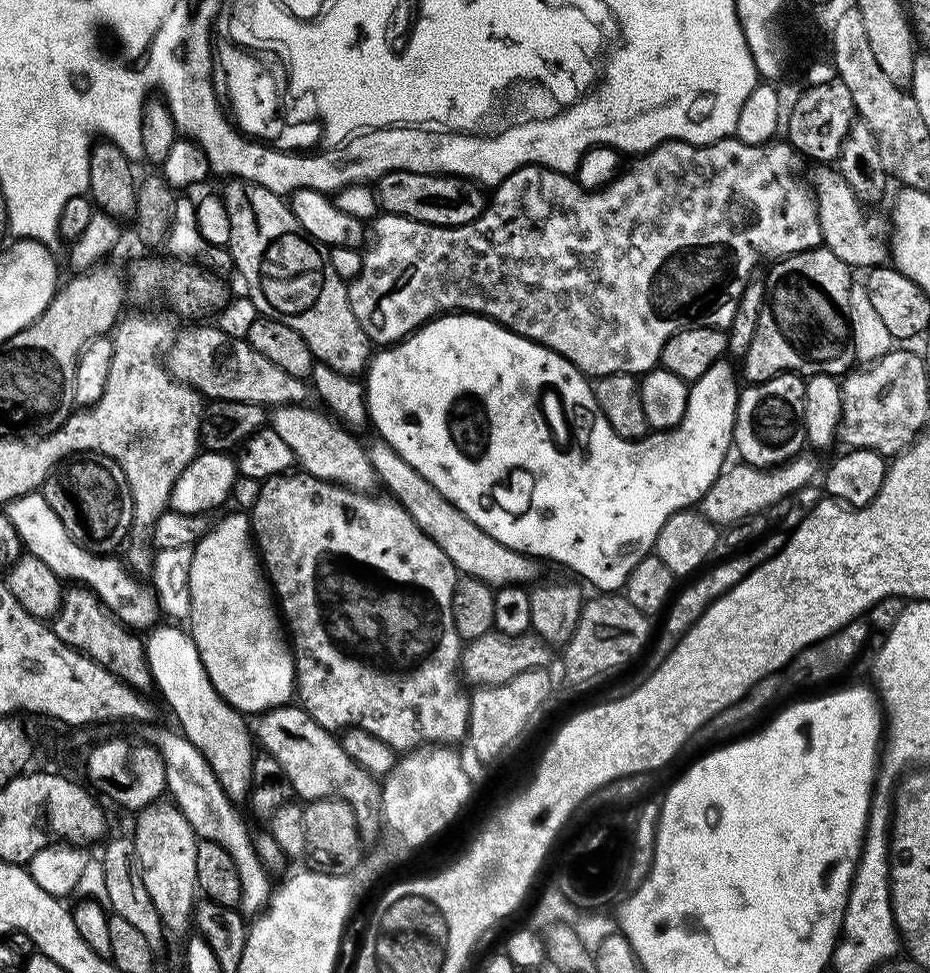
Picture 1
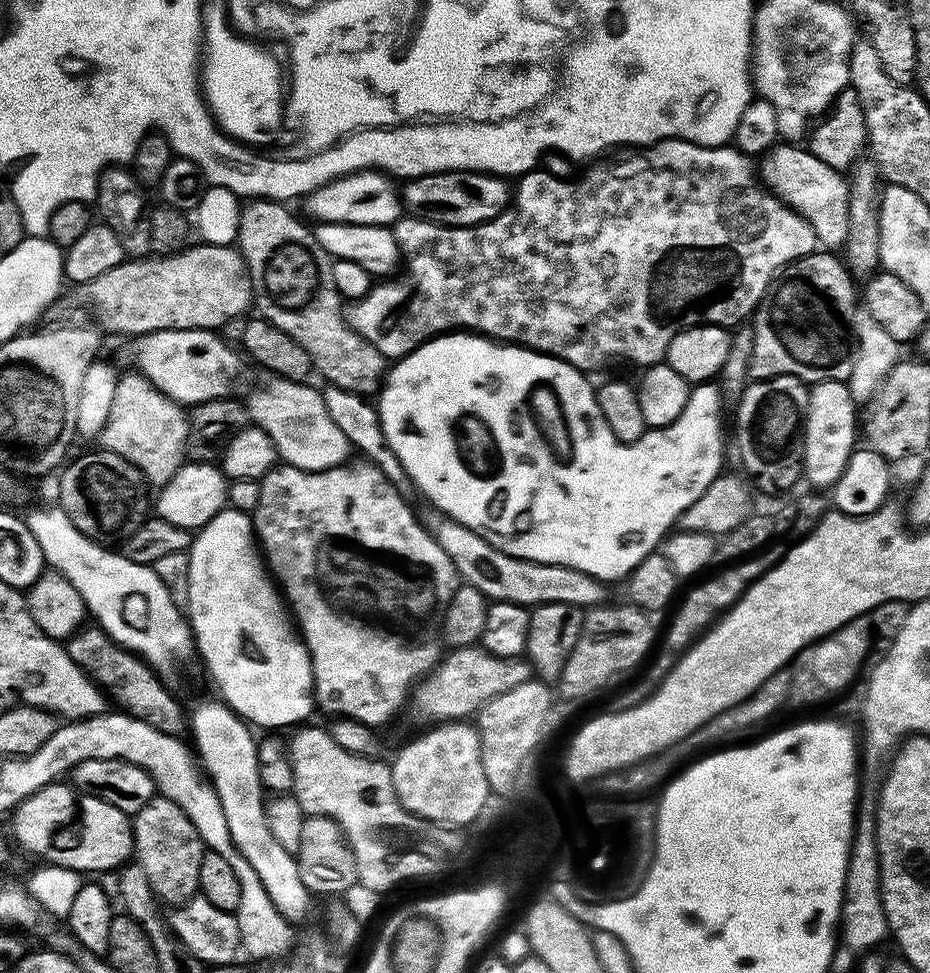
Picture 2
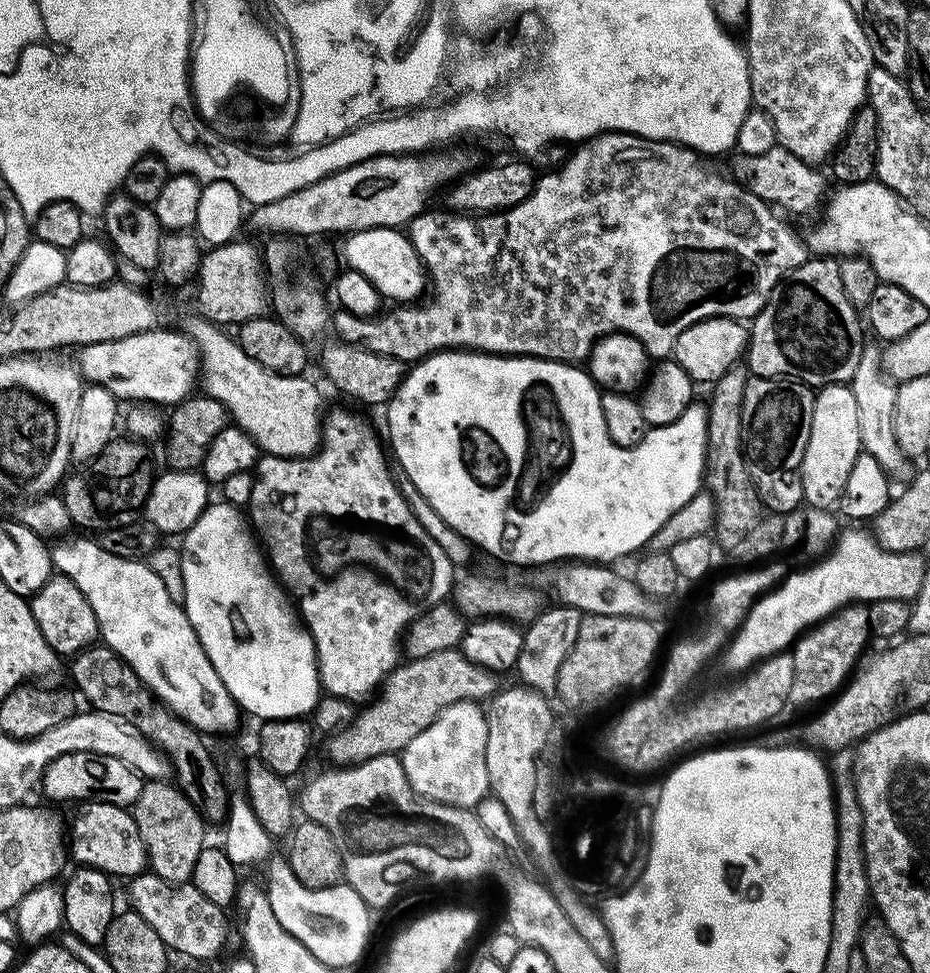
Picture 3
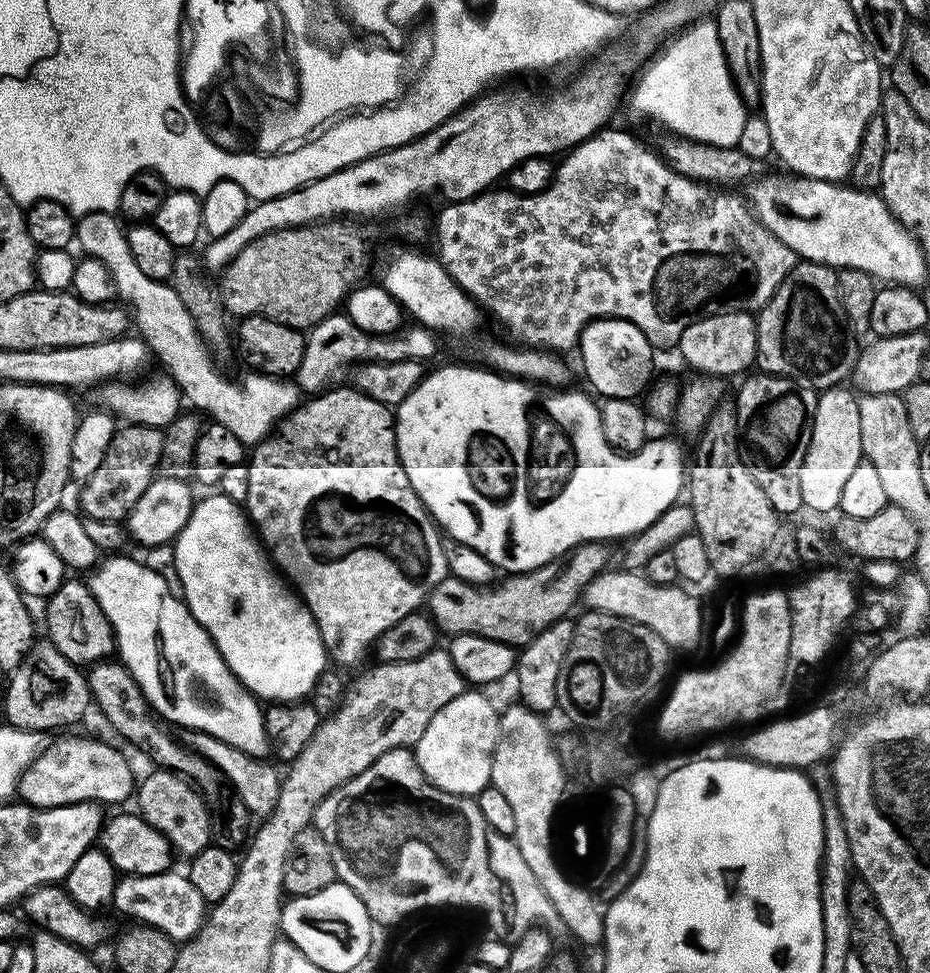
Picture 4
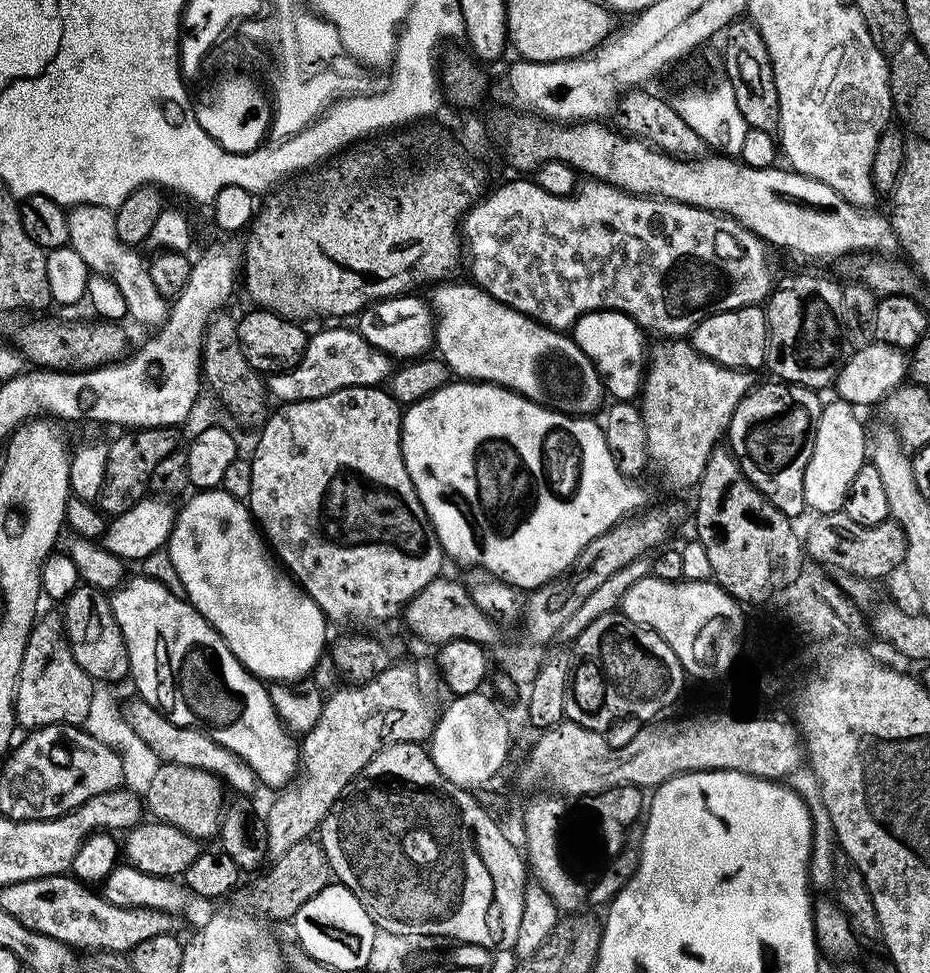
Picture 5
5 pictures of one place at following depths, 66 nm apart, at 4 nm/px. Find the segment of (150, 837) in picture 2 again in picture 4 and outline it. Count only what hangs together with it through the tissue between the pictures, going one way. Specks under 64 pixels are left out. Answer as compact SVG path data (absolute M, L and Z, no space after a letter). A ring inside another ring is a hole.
M156 768L152 771L154 772L150 773L141 784L139 781L136 788L134 801L136 800L138 804L137 811L139 815L143 817L148 825L154 826L156 830L162 833L179 855L182 853L186 855L186 858L196 856L202 849L209 847L212 840L212 816L203 796L196 791L189 781L184 779L184 777L180 777L175 772L161 768Z

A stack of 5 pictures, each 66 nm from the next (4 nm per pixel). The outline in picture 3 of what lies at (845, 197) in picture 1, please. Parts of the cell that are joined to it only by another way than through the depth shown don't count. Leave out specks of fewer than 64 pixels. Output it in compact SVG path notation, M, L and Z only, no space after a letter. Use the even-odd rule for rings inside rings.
M779 144L764 154L746 155L740 152L733 155L732 158L729 171L733 179L750 189L756 197L760 197L774 206L779 207L780 205L794 214L810 214L821 207L827 190L826 180L818 172L820 170L805 163L796 155L790 154Z

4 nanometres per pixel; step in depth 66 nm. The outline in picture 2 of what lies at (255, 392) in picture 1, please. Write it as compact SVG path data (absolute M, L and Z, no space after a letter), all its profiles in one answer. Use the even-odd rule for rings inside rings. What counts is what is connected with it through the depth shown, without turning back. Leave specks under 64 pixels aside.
M168 328L135 337L131 344L132 356L141 375L181 406L231 397L232 379L239 376L244 363L241 353L238 350L237 353L235 347L213 329Z

